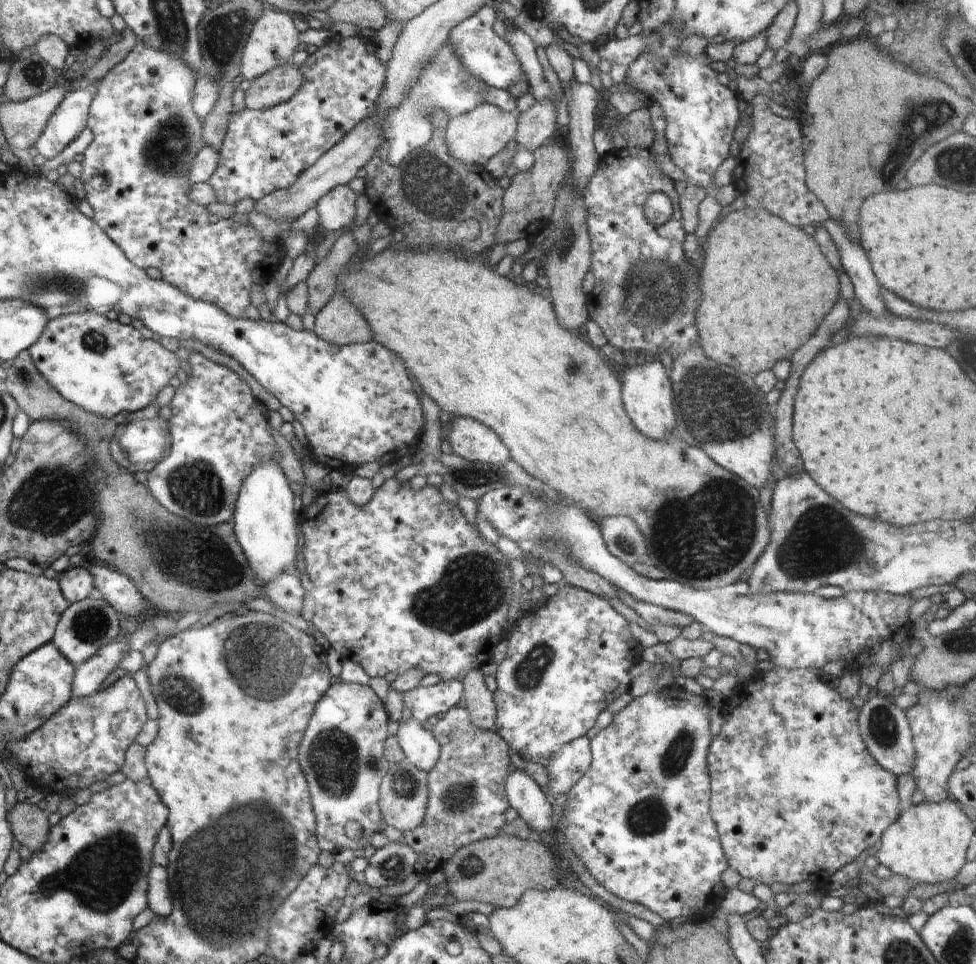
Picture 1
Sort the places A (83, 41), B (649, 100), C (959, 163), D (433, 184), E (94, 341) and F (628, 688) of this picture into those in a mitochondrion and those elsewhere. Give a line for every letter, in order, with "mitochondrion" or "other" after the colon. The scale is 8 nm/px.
A: other
B: other
C: mitochondrion
D: mitochondrion
E: mitochondrion
F: other

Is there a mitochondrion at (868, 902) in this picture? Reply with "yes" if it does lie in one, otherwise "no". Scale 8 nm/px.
no

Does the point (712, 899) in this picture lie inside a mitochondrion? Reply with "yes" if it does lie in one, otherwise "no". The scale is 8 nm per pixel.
no

